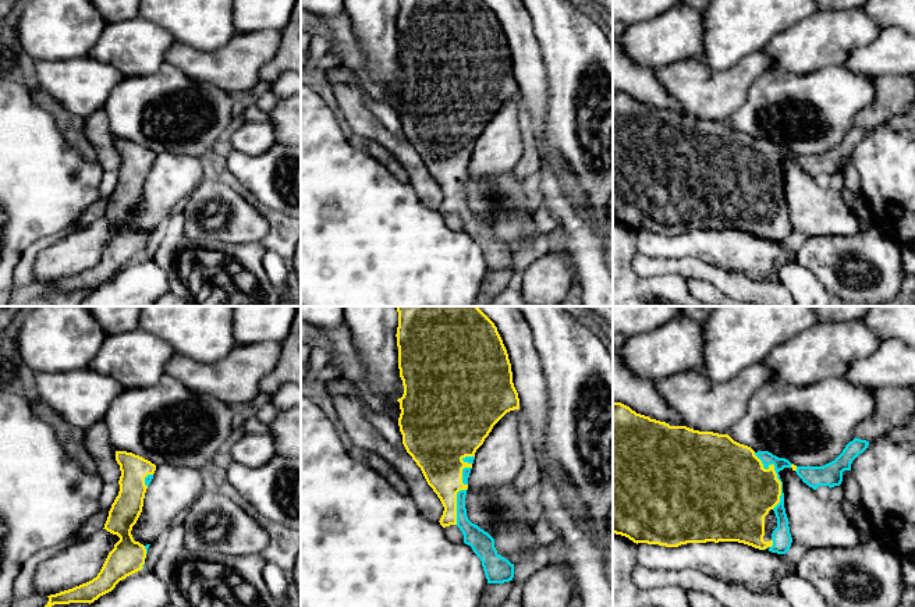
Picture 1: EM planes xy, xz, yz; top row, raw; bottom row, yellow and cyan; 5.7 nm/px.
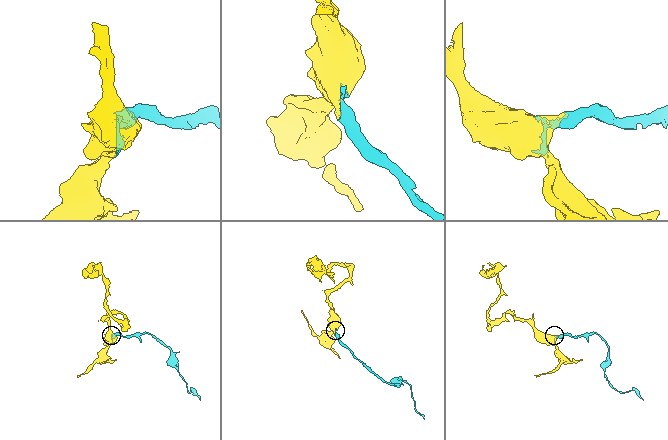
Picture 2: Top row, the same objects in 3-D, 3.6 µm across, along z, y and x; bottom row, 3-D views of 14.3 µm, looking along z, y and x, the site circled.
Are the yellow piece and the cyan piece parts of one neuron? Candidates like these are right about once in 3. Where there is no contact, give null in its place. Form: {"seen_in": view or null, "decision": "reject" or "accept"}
{"seen_in": "yz", "decision": "accept"}

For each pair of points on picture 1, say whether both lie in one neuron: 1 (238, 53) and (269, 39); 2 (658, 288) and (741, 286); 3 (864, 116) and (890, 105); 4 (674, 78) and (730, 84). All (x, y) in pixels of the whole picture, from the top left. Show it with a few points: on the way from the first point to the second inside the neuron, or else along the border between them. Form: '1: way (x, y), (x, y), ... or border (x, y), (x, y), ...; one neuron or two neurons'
1: way (245, 53), (262, 46); one neuron
2: border (655, 274), (680, 274), (687, 279); two neurons
3: way (871, 116), (883, 109); one neuron
4: way (688, 81), (692, 84), (716, 84); one neuron

